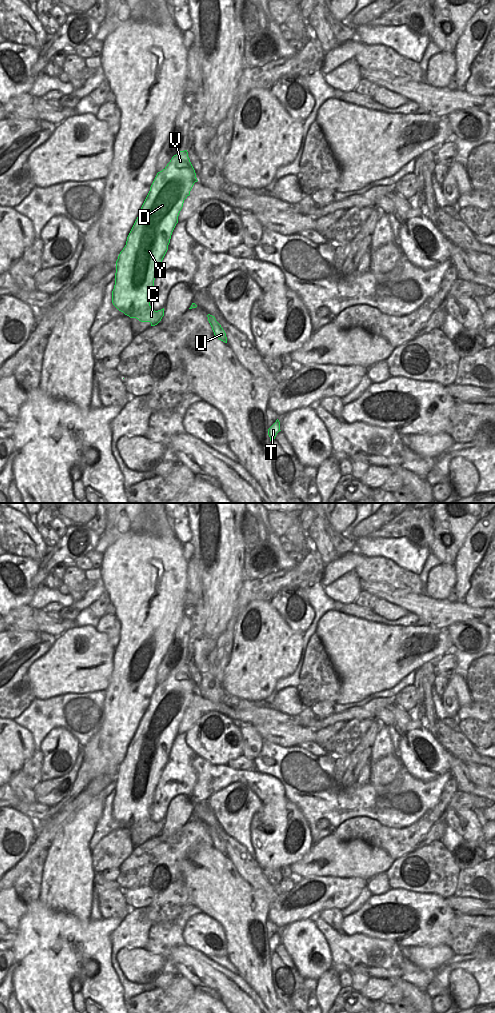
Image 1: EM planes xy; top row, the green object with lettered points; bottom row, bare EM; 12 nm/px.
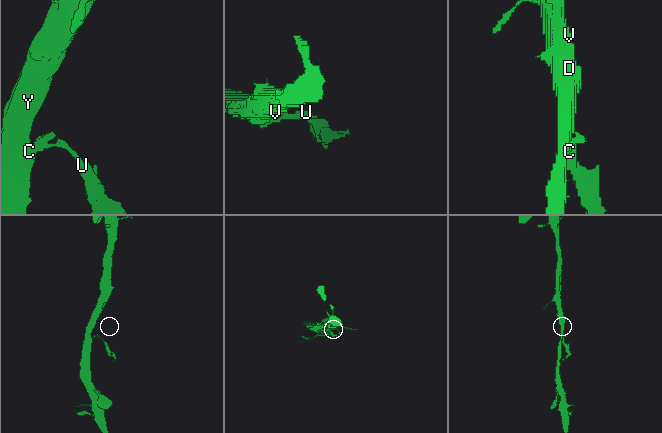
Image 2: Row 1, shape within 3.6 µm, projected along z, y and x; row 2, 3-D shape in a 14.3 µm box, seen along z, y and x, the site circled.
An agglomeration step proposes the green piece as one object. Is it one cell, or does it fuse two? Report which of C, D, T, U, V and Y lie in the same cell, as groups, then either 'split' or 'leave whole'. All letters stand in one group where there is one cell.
C D V Y / T U; split

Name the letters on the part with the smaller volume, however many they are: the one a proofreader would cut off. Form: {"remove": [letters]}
{"remove": ["T", "U"]}

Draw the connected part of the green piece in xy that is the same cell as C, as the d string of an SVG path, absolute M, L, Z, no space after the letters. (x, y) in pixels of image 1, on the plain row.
M184 662L157 685L150 699L116 773L112 815L130 830L155 838L163 829L151 820L150 807L184 712L197 693Z

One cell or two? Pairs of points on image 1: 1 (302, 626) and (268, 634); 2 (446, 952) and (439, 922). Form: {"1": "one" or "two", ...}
{"1": "two", "2": "two"}

